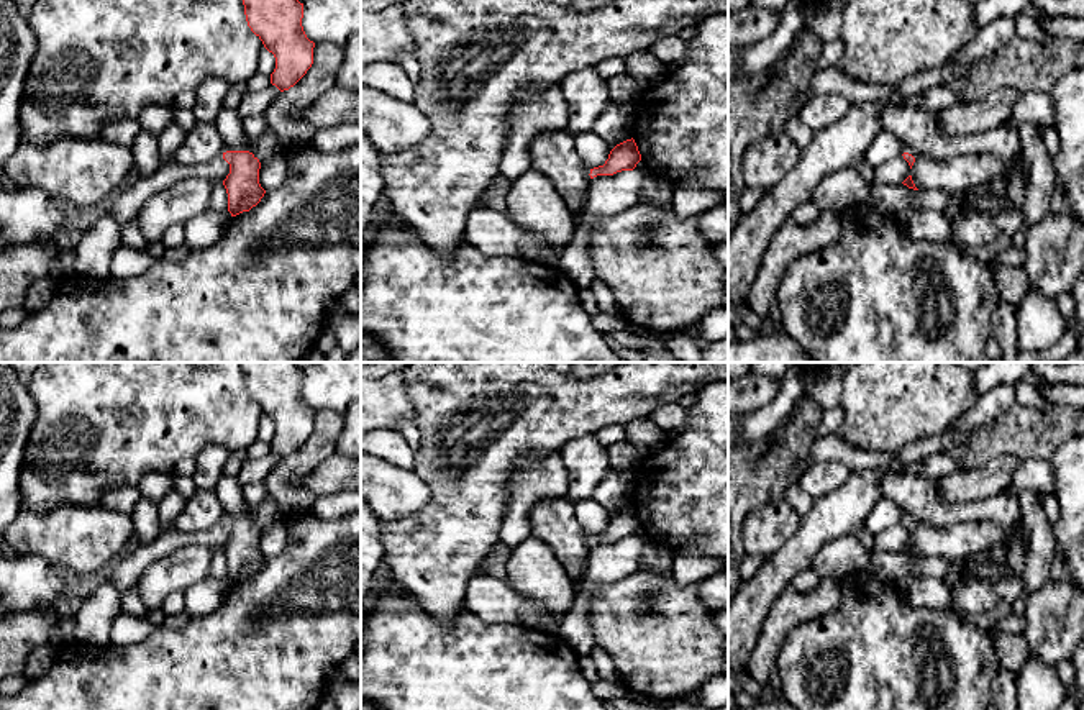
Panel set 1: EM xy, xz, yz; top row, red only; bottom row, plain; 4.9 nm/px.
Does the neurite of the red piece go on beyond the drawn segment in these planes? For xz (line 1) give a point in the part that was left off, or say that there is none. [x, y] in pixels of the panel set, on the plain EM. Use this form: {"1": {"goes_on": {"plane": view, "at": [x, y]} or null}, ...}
{"1": {"goes_on": null}}

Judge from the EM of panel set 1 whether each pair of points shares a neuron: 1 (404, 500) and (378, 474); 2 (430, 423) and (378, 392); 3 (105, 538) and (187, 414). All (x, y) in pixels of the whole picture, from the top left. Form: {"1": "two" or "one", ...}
{"1": "one", "2": "two", "3": "two"}

